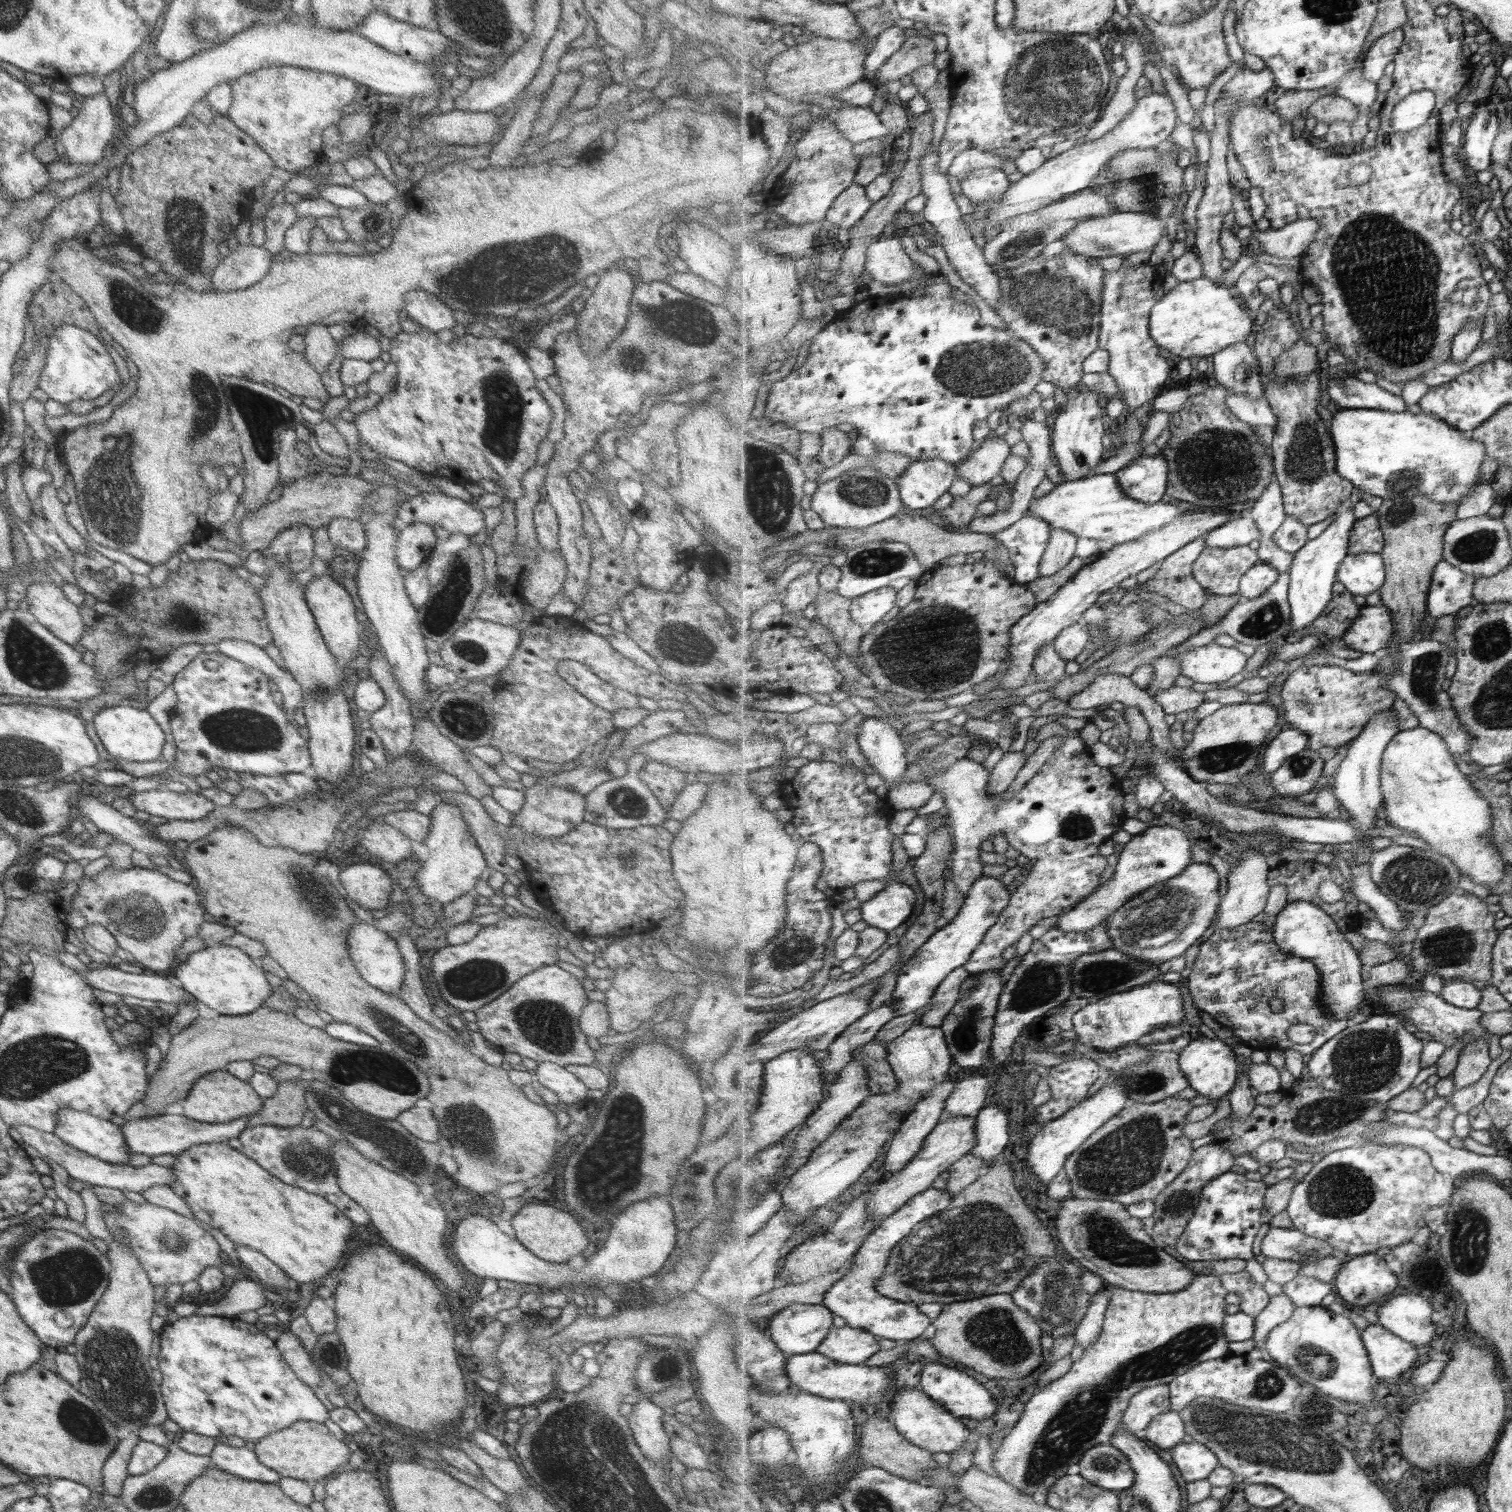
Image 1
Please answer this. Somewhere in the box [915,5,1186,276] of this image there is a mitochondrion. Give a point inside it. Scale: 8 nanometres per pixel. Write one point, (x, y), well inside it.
(1053, 84)

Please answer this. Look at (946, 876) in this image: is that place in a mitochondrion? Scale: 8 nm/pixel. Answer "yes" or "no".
no

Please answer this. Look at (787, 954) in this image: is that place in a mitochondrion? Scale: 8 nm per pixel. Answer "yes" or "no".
yes

